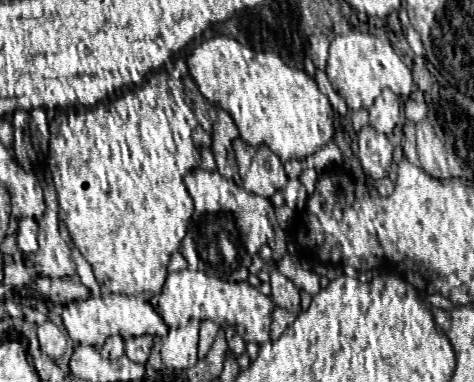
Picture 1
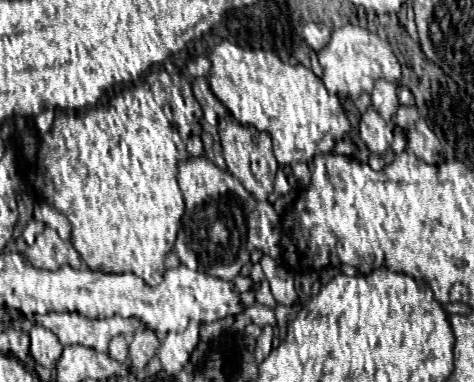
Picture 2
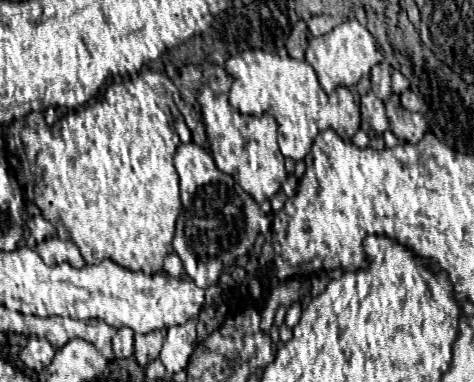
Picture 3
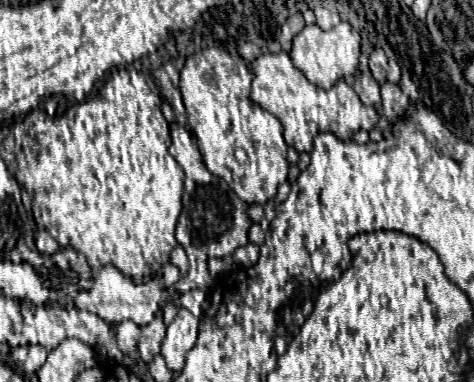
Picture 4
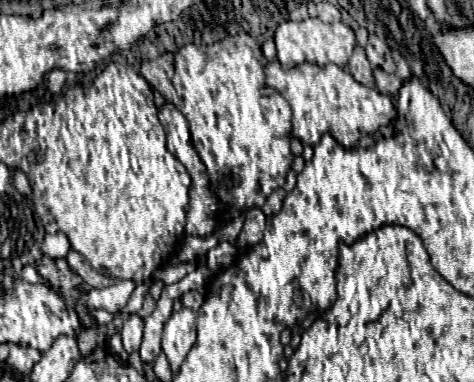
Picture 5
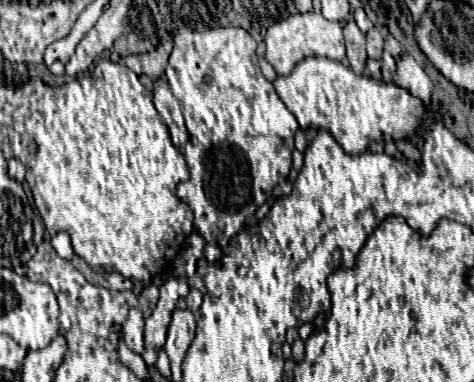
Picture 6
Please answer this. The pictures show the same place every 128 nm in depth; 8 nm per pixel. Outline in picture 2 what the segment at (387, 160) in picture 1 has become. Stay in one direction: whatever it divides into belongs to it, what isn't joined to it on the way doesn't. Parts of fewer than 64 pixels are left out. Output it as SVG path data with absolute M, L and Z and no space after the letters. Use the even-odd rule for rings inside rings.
M368 108L360 120L360 138L370 154L386 156L386 150L392 144L392 126L384 122L378 112Z

